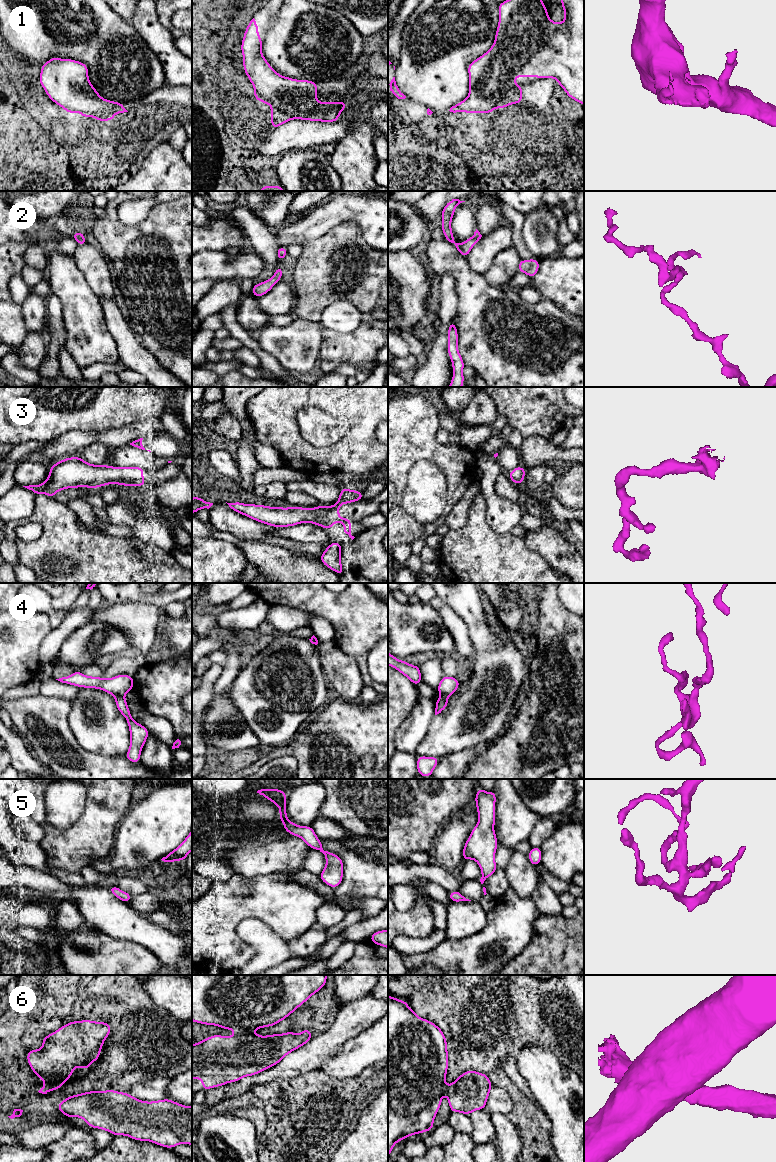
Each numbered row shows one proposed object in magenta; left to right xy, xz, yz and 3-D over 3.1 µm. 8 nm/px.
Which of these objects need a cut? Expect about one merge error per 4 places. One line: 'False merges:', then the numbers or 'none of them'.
False merges: 4, 6

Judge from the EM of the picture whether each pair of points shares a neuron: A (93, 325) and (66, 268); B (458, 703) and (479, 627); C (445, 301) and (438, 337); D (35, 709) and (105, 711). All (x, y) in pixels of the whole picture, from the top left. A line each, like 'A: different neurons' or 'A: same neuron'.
A: same neuron
B: same neuron
C: same neuron
D: different neurons

